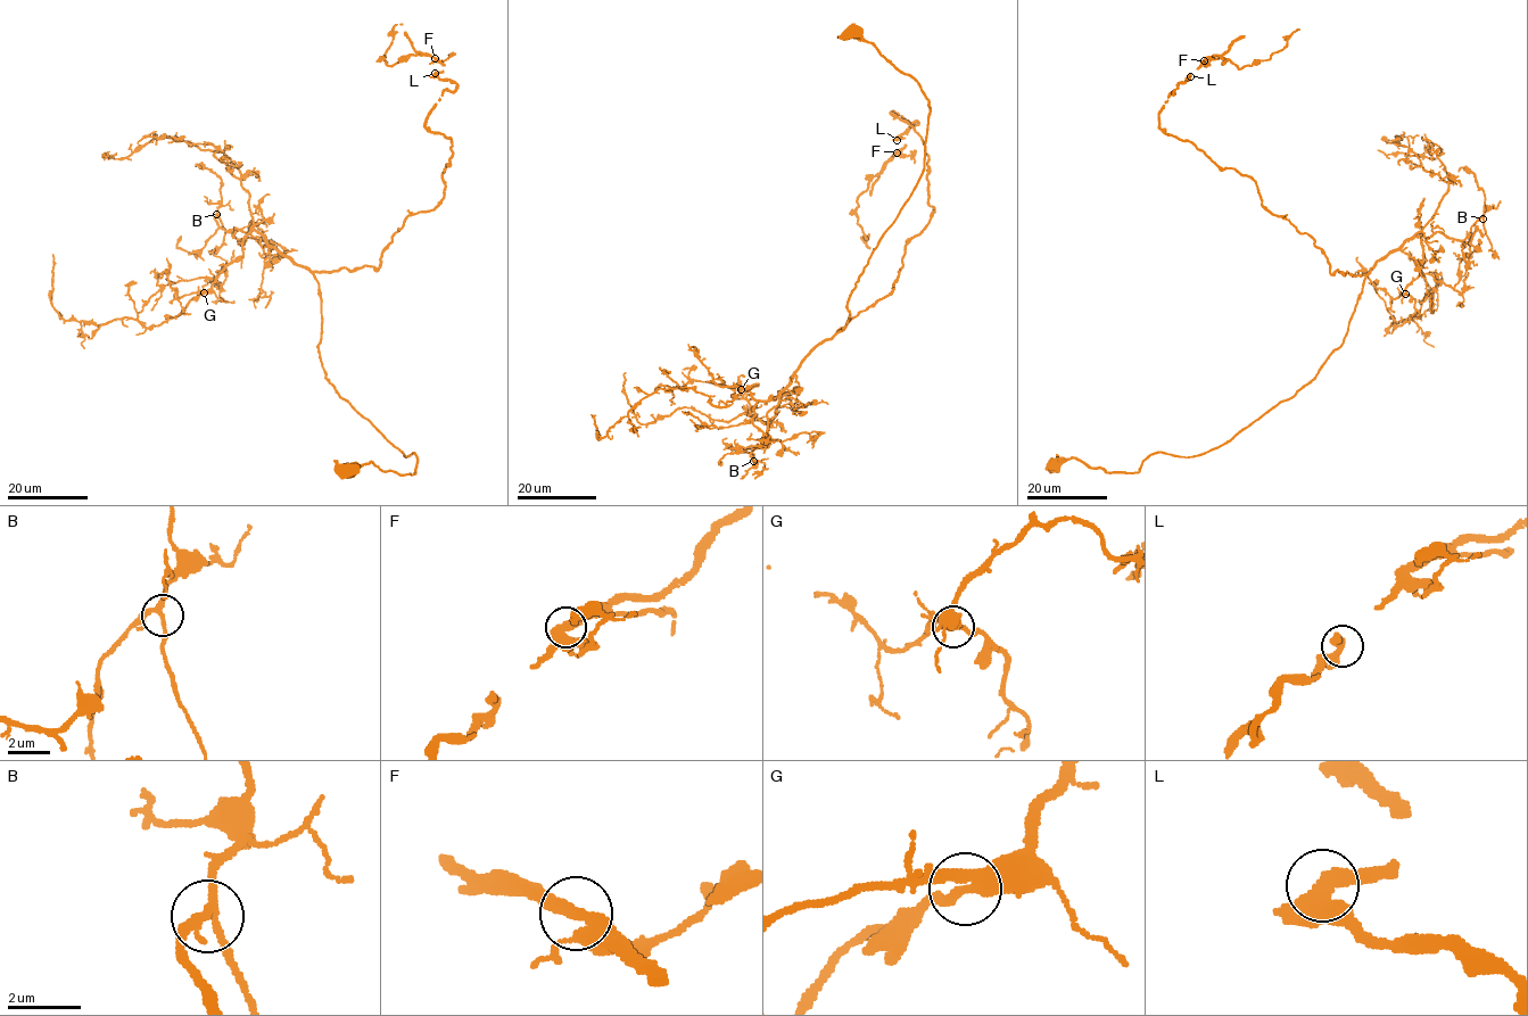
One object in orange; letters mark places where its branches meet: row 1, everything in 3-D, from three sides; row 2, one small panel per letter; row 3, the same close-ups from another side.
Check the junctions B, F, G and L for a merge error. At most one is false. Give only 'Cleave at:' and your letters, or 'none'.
Cleave at: none

